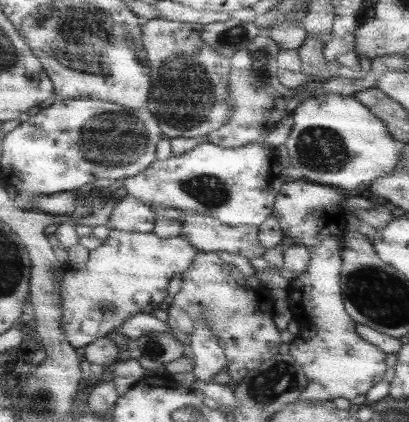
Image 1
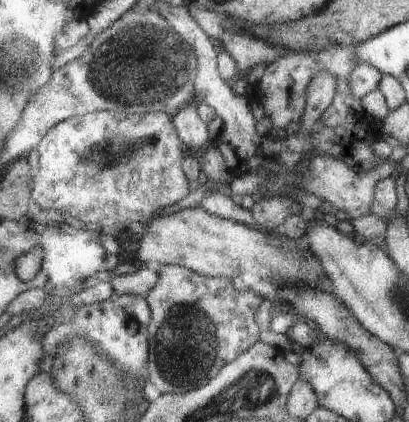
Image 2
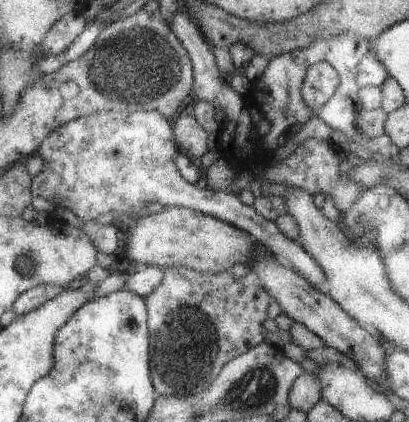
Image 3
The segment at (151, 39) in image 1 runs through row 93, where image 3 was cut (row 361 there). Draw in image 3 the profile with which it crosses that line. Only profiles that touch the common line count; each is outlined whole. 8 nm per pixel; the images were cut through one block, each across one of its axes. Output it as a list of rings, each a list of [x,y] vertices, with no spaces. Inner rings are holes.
[[[173,266],[165,272],[165,282],[145,300],[149,306],[149,330],[153,336],[153,350],[149,352],[153,360],[153,384],[159,396],[181,398],[209,390],[231,360],[255,346],[261,346],[269,334],[265,322],[269,320],[267,310],[271,306],[271,296],[261,286],[247,284],[245,276],[235,278],[231,270],[197,272],[191,268]]]

